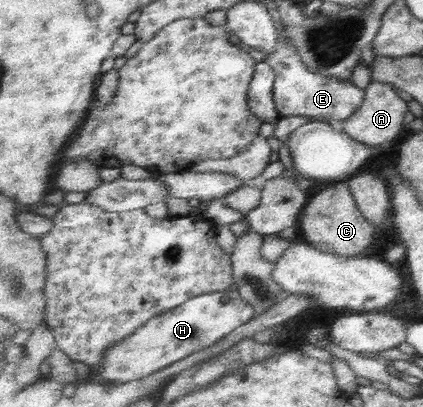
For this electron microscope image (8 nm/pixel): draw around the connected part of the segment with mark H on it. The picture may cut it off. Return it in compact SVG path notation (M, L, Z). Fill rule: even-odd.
M227 289L196 296L181 306L154 316L135 333L110 346L105 351L100 369L93 373L99 374L98 384L126 383L148 377L215 344L255 316L254 308L237 291Z

